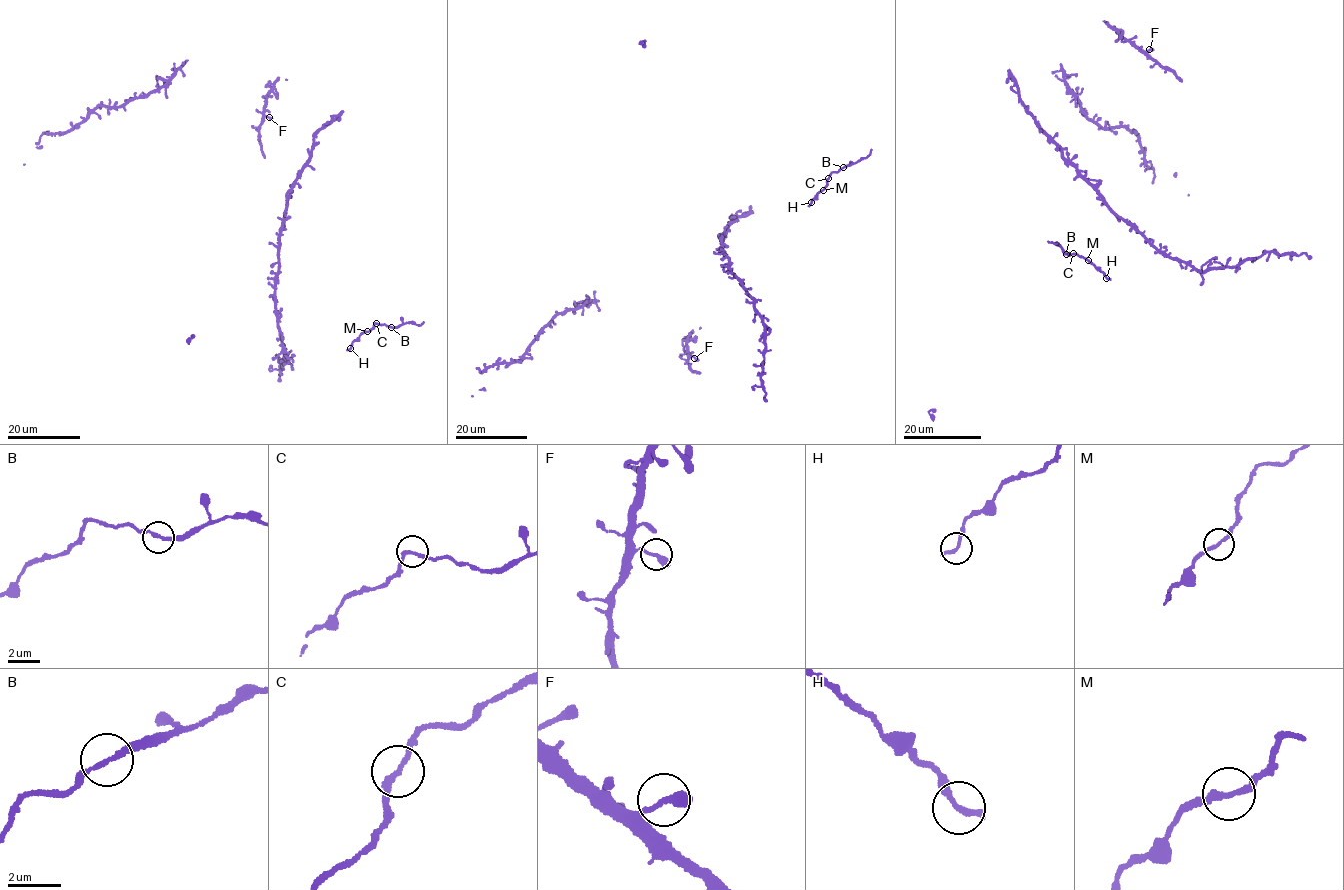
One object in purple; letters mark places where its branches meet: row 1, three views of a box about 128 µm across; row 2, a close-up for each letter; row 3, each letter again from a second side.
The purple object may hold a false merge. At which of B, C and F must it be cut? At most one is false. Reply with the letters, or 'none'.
none

